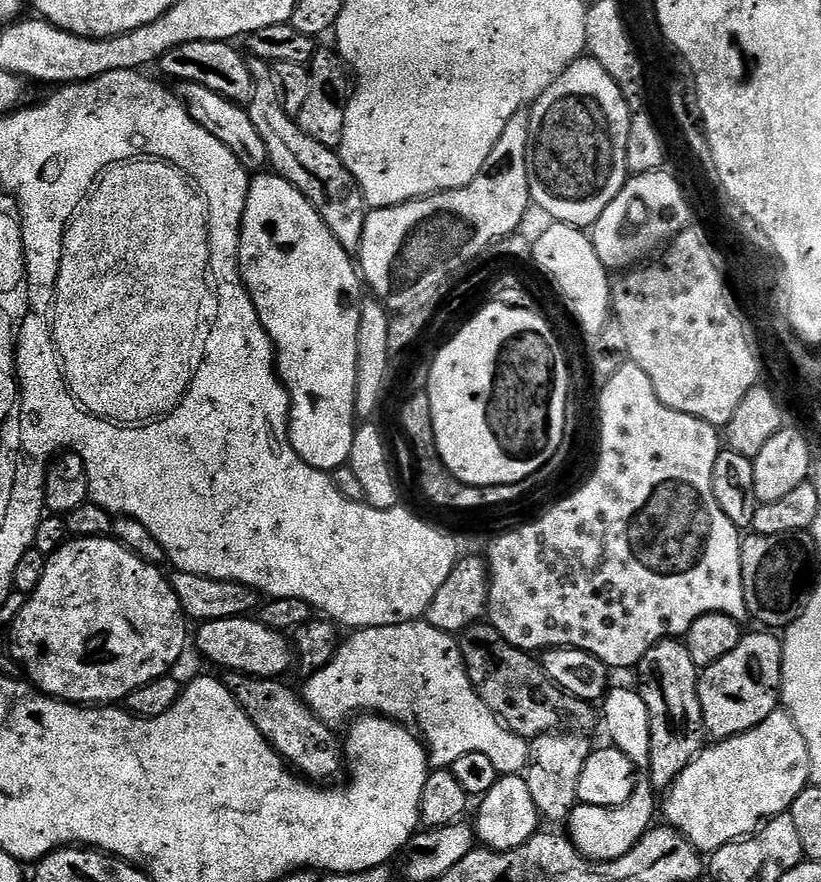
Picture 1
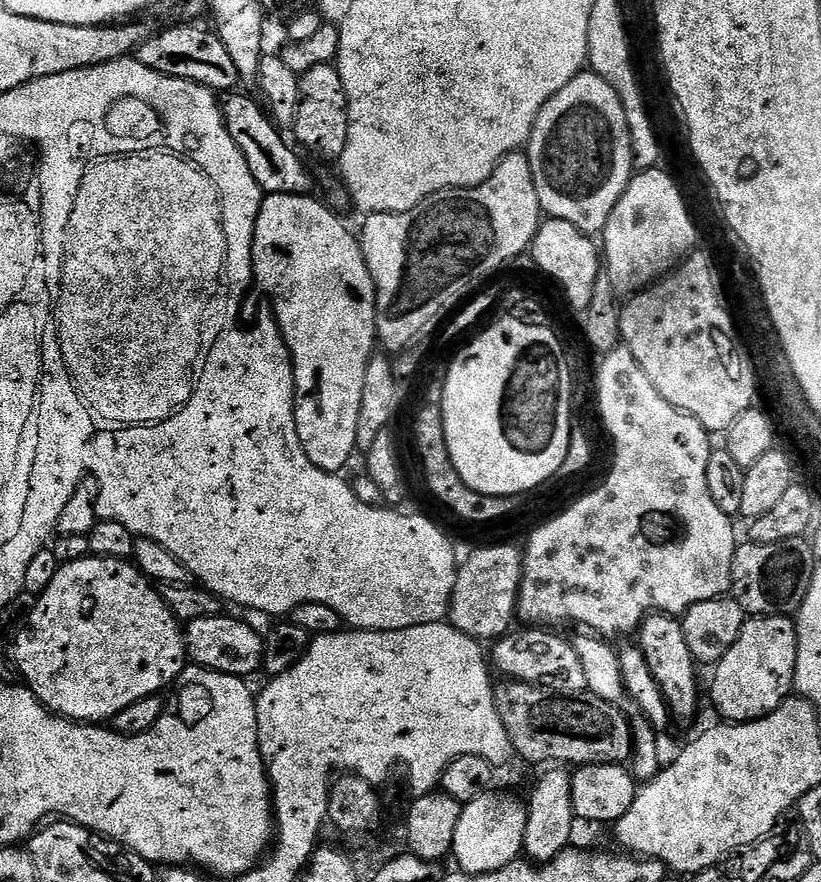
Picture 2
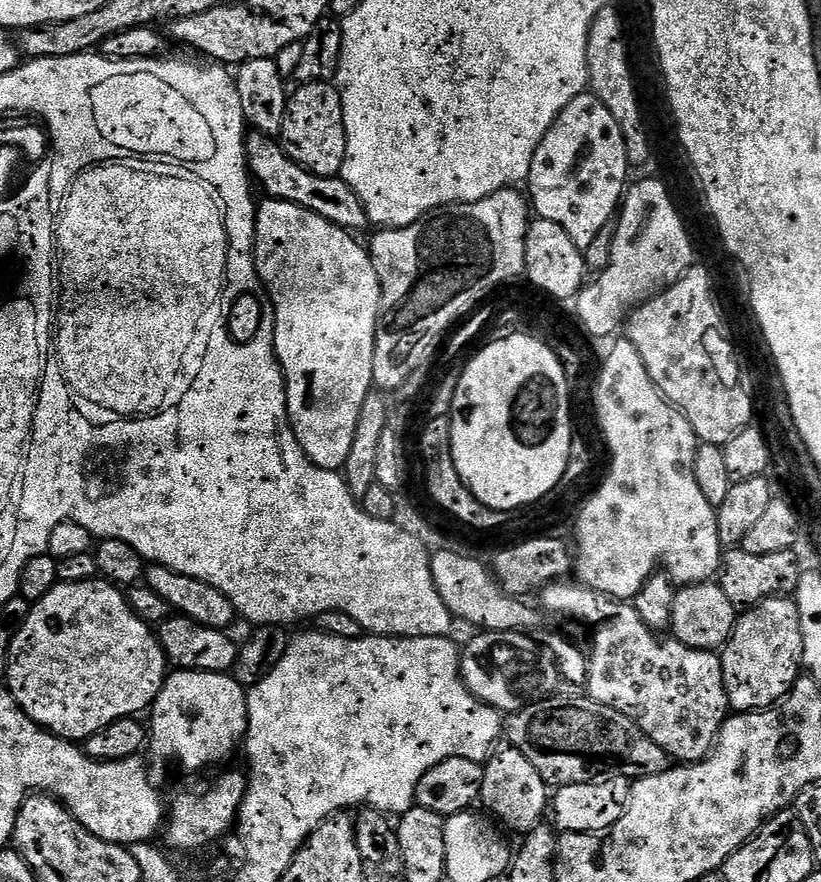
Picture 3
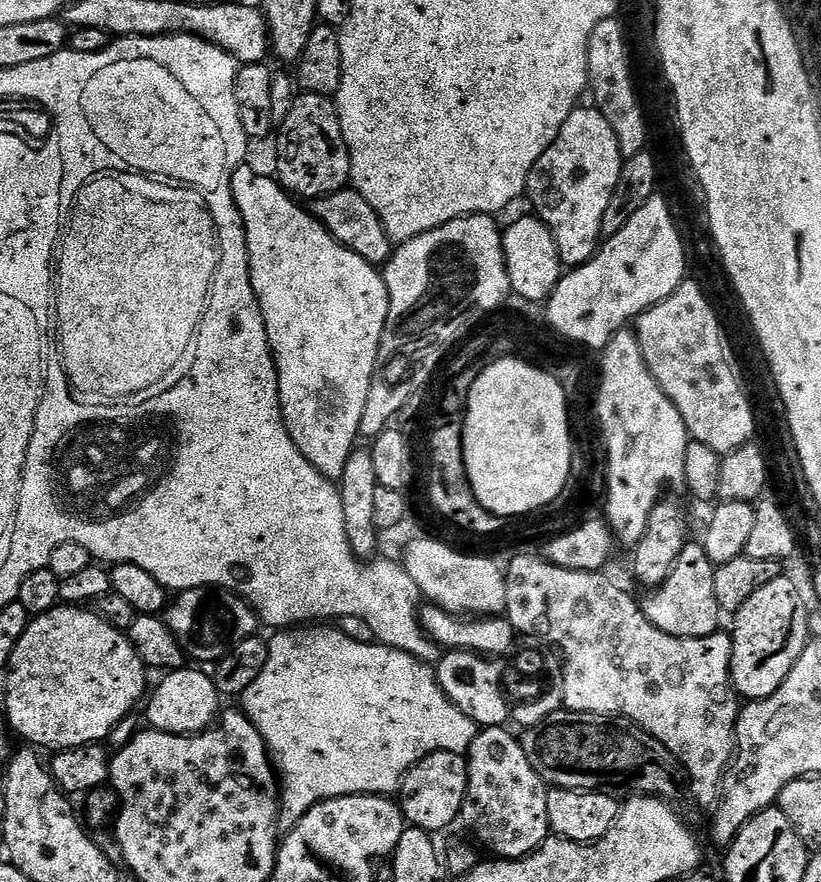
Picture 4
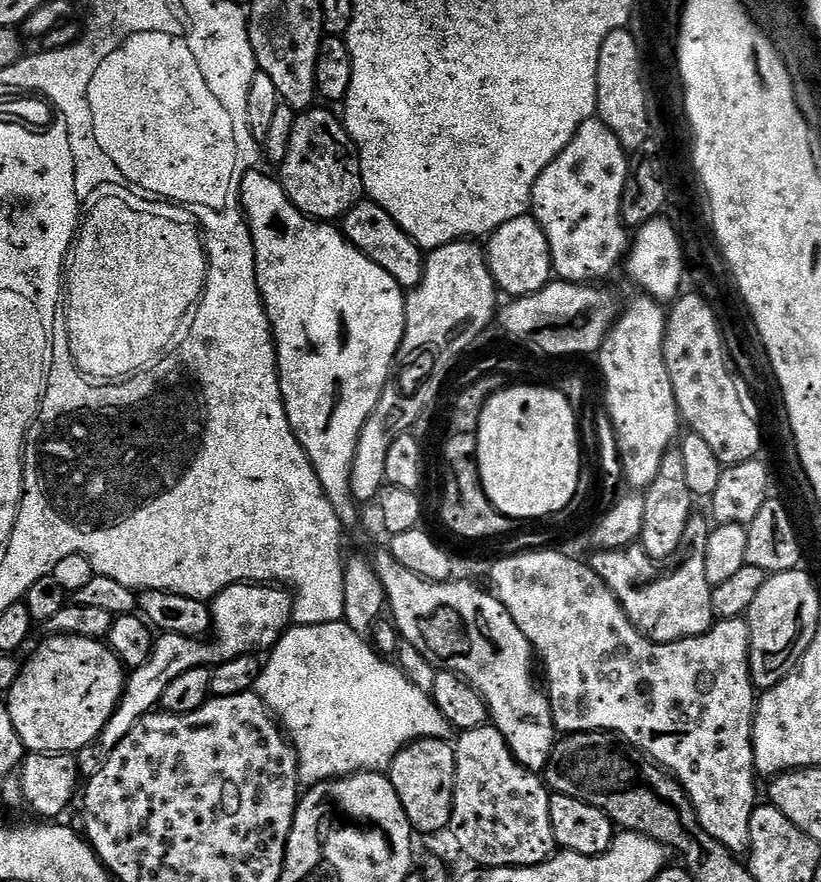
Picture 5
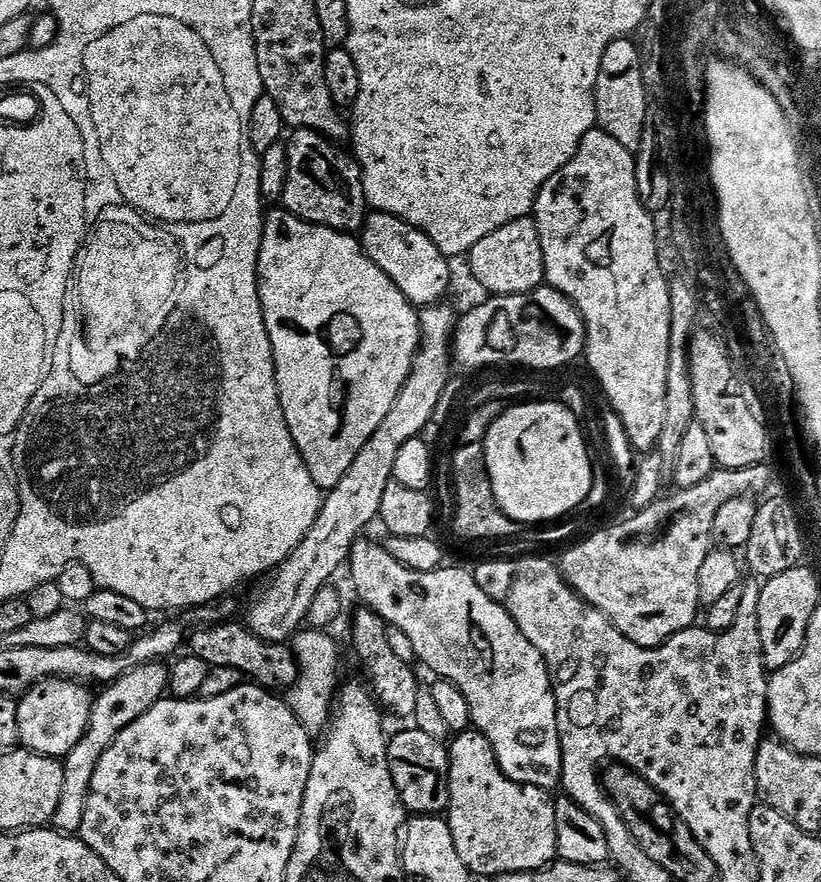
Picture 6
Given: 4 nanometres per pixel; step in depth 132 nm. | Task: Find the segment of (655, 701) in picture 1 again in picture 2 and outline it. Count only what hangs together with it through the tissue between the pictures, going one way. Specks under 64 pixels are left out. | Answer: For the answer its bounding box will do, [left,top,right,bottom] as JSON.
[639,614,700,724]

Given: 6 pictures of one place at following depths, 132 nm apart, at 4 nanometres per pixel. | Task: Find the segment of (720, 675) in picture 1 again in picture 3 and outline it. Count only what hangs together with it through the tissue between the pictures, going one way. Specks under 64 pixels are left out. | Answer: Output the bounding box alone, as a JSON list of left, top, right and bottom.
[720,596,803,714]

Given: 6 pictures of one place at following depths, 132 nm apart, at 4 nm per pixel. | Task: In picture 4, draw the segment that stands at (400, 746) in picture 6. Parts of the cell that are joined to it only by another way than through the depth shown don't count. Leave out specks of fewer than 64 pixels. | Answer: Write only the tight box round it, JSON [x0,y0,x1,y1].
[398,752,468,834]

